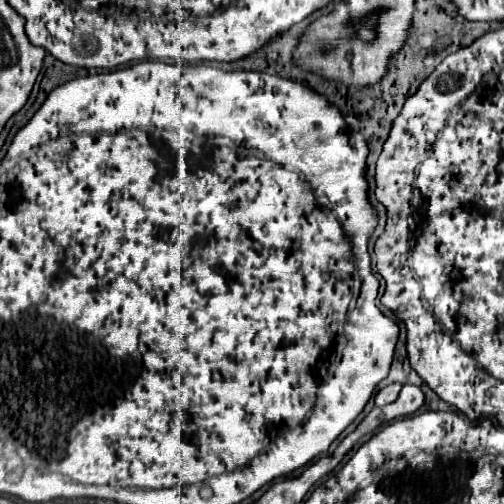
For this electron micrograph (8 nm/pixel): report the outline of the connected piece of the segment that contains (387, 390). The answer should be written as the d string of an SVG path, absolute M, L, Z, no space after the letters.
M388 384L388 386L384 386L382 390L378 390L378 394L376 394L376 398L374 398L376 406L384 406L384 404L394 402L394 400L398 398L400 390L402 390L402 384Z

